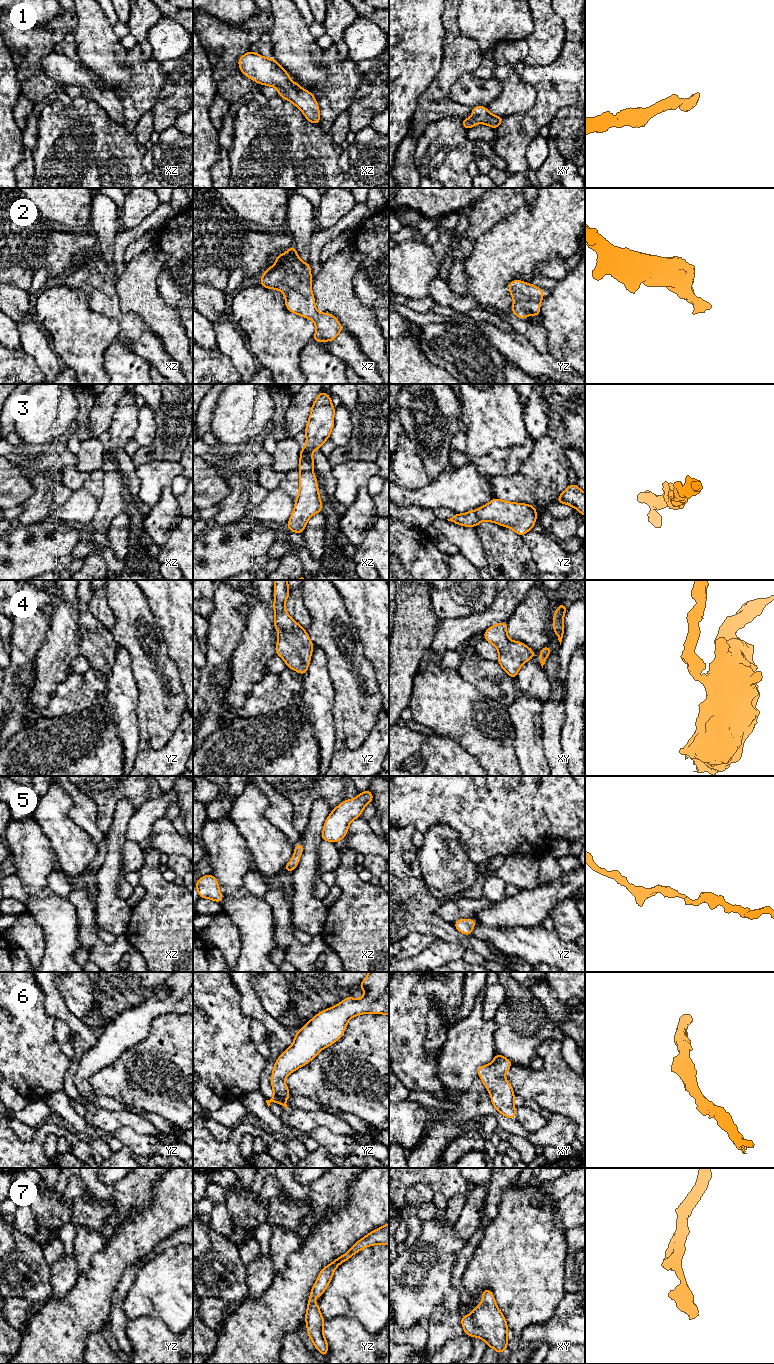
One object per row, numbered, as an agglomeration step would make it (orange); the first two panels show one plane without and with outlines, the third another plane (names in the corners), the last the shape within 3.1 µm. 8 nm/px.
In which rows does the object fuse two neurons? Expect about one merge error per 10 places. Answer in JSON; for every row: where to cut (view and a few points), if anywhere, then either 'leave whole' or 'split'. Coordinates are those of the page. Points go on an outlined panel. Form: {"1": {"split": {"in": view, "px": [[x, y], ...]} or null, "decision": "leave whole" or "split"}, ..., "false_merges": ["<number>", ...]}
{"1": {"split": null, "decision": "leave whole"}, "2": {"split": null, "decision": "leave whole"}, "3": {"split": null, "decision": "leave whole"}, "4": {"split": null, "decision": "leave whole"}, "5": {"split": null, "decision": "leave whole"}, "6": {"split": null, "decision": "leave whole"}, "7": {"split": null, "decision": "leave whole"}, "false_merges": []}

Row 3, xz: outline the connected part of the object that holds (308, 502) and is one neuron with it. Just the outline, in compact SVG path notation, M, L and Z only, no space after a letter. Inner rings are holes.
M321 391L312 405L309 420L305 428L306 447L300 449L300 463L298 466L298 470L300 471L299 494L295 500L294 510L287 523L288 529L298 534L302 534L309 518L313 514L322 512L322 502L319 496L317 480L315 474L312 472L315 467L312 451L320 449L321 445L329 439L334 426L334 413L335 408L330 396Z

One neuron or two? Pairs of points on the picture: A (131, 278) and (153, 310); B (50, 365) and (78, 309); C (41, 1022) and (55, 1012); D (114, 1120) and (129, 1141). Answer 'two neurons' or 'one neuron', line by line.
A: one neuron
B: two neurons
C: two neurons
D: two neurons

